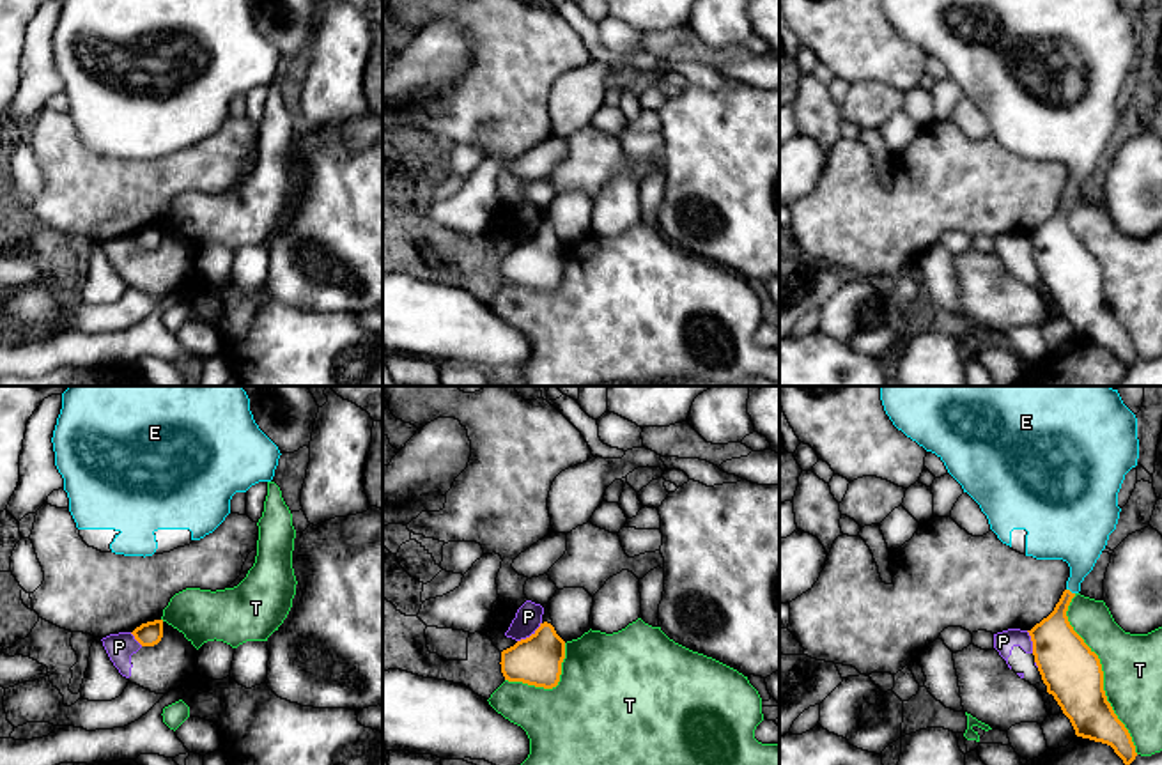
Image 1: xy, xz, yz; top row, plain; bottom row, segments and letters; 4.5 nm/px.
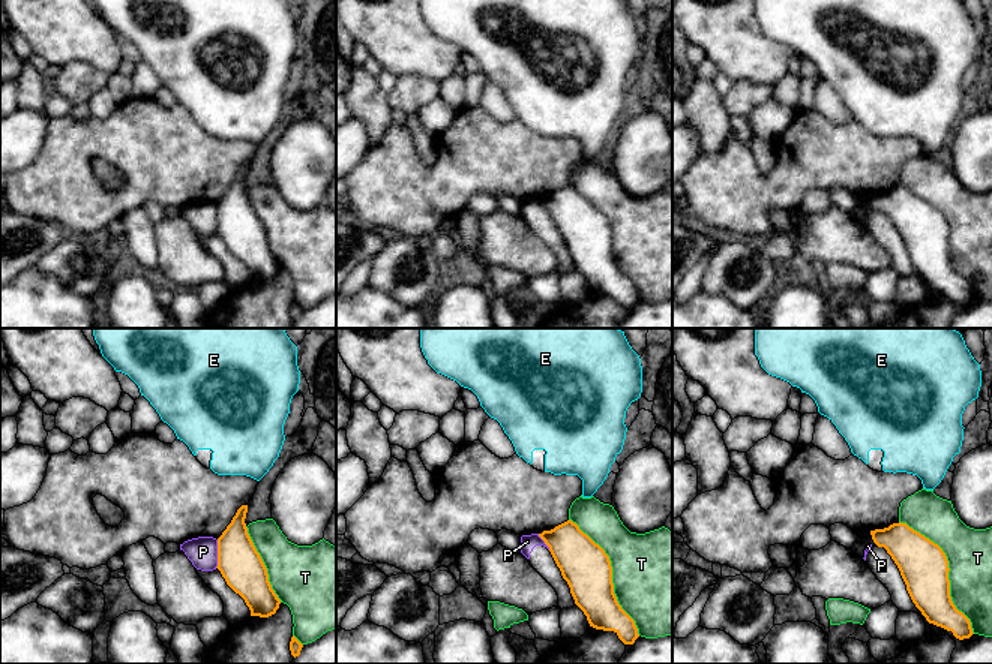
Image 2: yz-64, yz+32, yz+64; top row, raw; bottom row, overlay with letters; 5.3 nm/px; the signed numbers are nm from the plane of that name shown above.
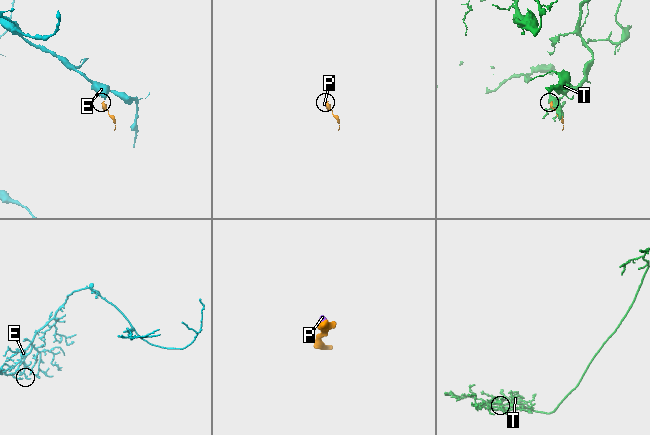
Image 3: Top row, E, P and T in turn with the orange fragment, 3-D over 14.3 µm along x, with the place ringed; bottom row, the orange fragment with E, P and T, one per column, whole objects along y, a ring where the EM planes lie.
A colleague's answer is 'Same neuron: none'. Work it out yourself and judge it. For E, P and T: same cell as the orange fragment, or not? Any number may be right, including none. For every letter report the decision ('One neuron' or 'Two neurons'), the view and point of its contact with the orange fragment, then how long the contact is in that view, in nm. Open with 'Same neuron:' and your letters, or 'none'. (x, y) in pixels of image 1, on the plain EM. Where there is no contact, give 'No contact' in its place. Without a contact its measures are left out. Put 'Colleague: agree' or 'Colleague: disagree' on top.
Colleague: disagree
Same neuron: E
E: One neuron. Touches orange at yz (1069, 193). Shared border 50 nm
P: Two neurons. Touches orange at xz (532, 238). Shared border 140 nm
T: Two neurons. Touches orange at yz (1102, 277). Shared border 800 nm

